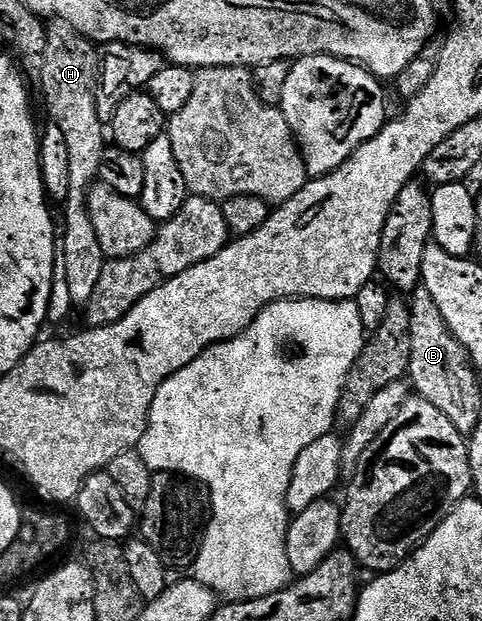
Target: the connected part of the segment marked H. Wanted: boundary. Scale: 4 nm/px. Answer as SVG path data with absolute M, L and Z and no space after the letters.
M53 22L48 25L45 37L47 50L43 54L43 70L39 73L41 80L41 96L45 99L45 108L49 111L48 119L59 126L64 141L67 142L68 169L70 170L71 190L63 201L65 217L59 220L59 251L64 257L64 273L70 290L70 302L73 306L84 306L91 302L91 294L95 294L95 286L103 274L106 257L103 246L99 246L99 238L95 235L95 226L91 226L91 216L87 210L89 189L97 180L99 158L107 147L107 132L97 114L97 82L99 79L99 48L86 36L81 36L69 24Z

